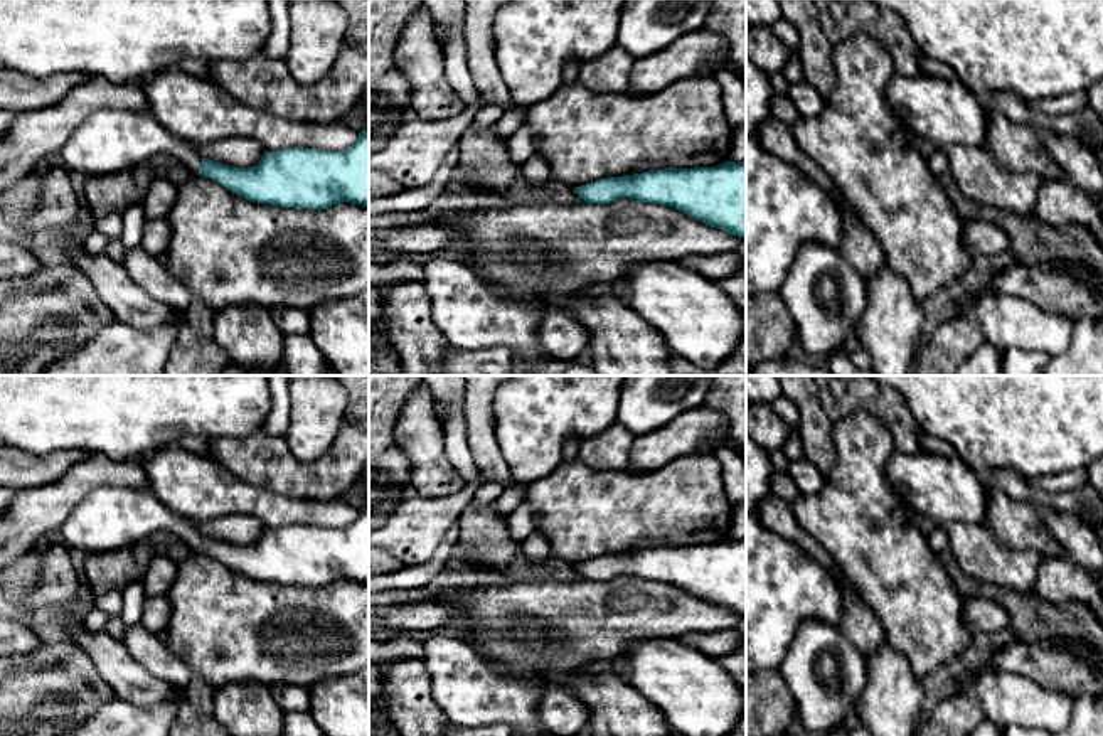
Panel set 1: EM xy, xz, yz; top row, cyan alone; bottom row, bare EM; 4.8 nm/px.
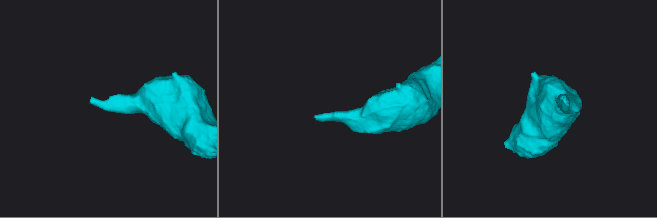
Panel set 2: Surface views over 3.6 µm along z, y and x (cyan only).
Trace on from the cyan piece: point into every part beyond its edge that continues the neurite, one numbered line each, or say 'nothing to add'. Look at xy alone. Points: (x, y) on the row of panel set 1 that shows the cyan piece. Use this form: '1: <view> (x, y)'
1: xy (110, 140)

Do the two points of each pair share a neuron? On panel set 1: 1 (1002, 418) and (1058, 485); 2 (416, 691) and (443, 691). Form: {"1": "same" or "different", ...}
{"1": "different", "2": "different"}

